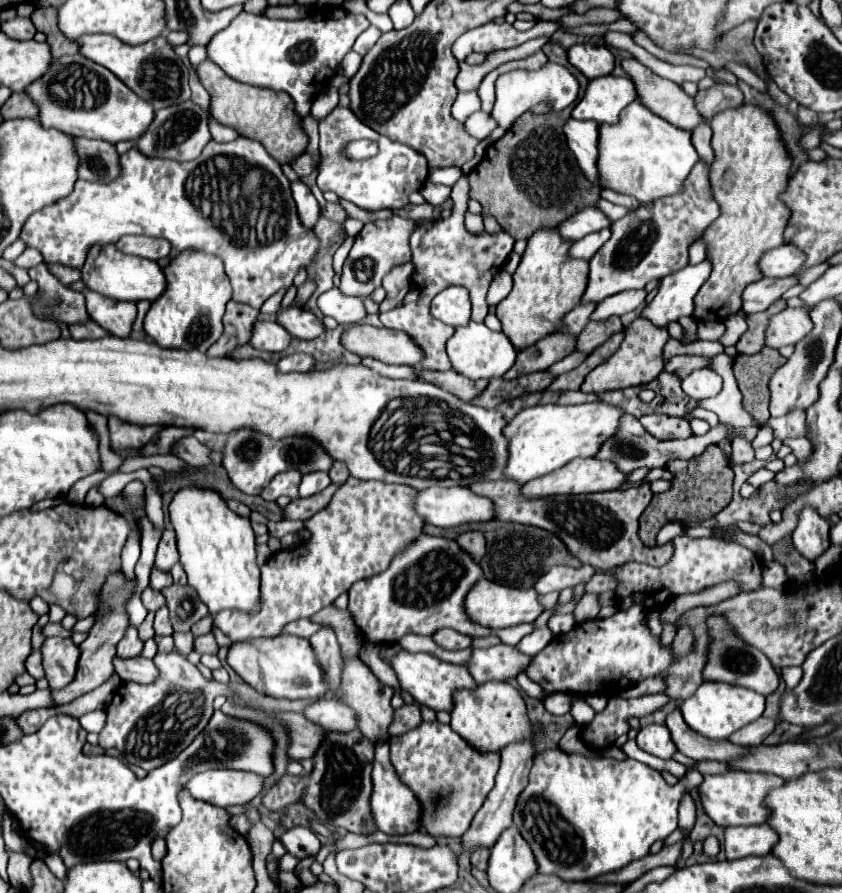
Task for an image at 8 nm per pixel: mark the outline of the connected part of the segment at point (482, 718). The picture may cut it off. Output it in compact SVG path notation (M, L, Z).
M486 681L474 689L456 689L450 717L450 727L480 751L498 751L530 735L530 719L526 715L524 699L520 691L506 681Z

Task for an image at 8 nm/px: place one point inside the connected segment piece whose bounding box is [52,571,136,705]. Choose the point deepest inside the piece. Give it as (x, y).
(97, 652)

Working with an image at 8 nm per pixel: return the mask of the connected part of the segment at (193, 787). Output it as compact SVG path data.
M208 769L194 775L184 787L200 801L228 807L252 801L262 789L262 777L246 771Z

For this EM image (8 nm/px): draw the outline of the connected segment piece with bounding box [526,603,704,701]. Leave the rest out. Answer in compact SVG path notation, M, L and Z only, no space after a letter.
M636 603L628 609L616 611L608 619L594 619L594 621L584 621L584 623L574 625L572 631L568 631L560 637L554 637L538 655L532 657L530 665L526 667L526 675L534 683L540 683L548 693L568 691L568 693L578 693L578 695L602 695L602 697L620 695L624 689L630 689L632 685L636 685L644 679L662 675L664 683L666 683L664 695L668 695L672 701L684 701L702 683L700 667L704 667L704 645L702 647L694 645L694 651L678 657L674 653L672 645L662 645L660 637L652 635L652 631L642 623L644 613L646 613L646 609L640 603Z

